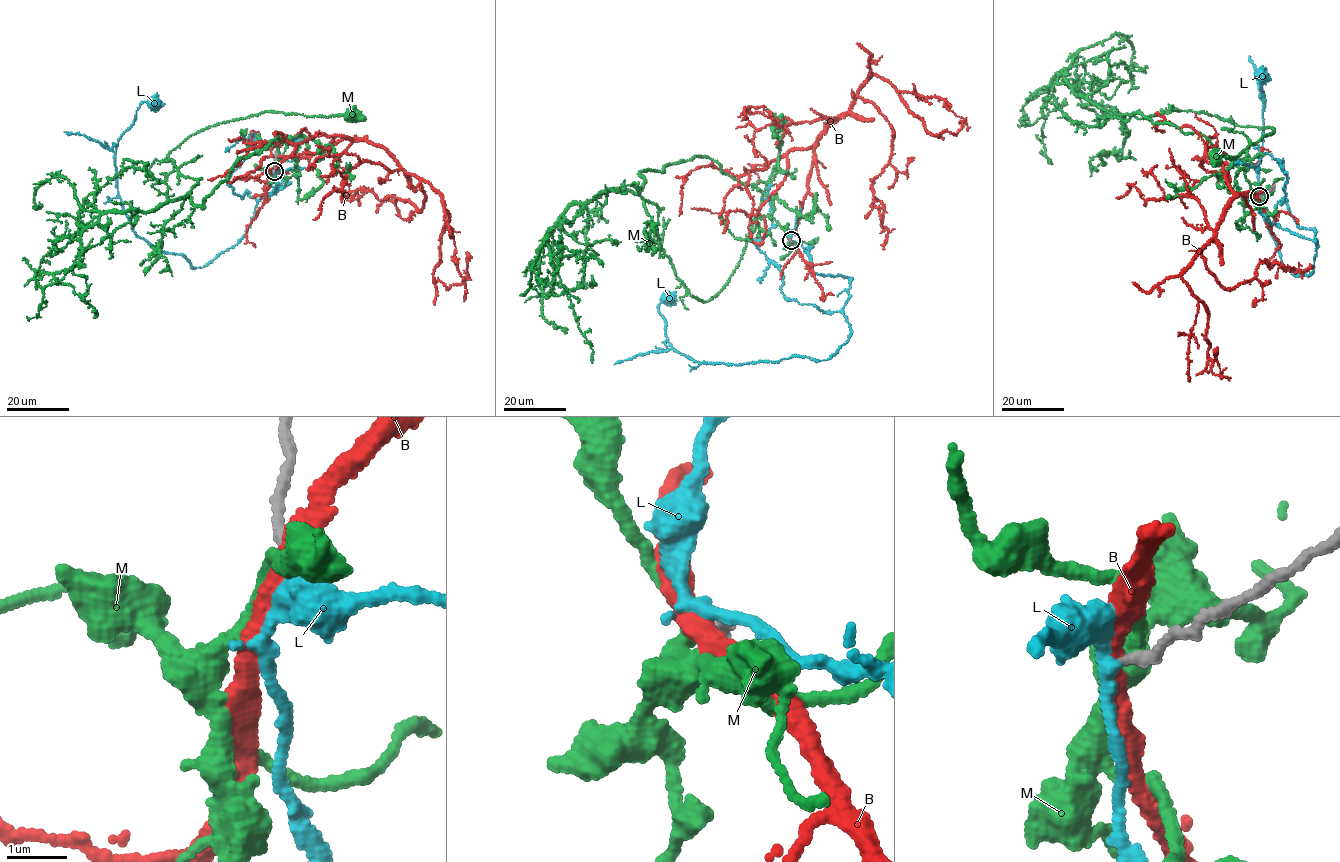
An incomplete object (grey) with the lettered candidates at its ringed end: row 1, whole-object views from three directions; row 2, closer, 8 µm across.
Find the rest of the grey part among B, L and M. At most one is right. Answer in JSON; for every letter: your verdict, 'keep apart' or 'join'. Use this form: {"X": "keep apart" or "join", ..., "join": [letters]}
{"B": "keep apart", "L": "join", "M": "keep apart", "join": ["L"]}

